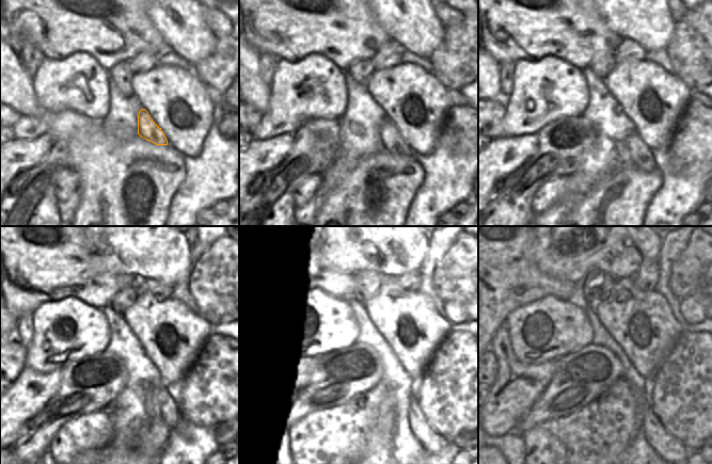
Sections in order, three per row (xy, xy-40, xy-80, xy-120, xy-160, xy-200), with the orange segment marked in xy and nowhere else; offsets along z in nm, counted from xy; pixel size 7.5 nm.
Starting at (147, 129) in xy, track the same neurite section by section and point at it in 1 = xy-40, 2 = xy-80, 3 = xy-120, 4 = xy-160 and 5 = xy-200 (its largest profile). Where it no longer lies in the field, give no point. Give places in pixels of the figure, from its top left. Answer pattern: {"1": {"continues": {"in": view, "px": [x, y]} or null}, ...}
{"1": {"continues": {"in": "xy-40", "px": [392, 141]}}, "2": {"continues": {"in": "xy-80", "px": [642, 155]}}, "3": {"continues": {"in": "xy-120", "px": [170, 412]}}, "4": {"continues": {"in": "xy-160", "px": [431, 442]}}, "5": {"continues": {"in": "xy-200", "px": [660, 440]}}}

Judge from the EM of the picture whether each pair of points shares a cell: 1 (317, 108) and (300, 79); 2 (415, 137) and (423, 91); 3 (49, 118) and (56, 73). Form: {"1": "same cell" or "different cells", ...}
{"1": "same cell", "2": "same cell", "3": "different cells"}

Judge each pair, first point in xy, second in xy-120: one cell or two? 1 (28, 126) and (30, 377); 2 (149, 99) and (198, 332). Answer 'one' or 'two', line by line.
1: two
2: one

